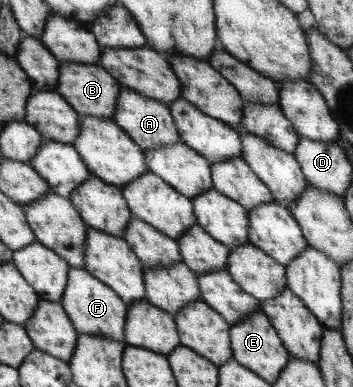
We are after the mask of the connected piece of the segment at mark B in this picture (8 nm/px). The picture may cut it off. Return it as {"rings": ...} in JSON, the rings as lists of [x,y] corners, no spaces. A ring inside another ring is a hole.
{"rings":[[[76,62],[59,63],[59,78],[55,91],[78,116],[89,115],[98,119],[112,119],[116,98],[121,87],[119,82],[116,82],[116,79],[99,65]]]}

